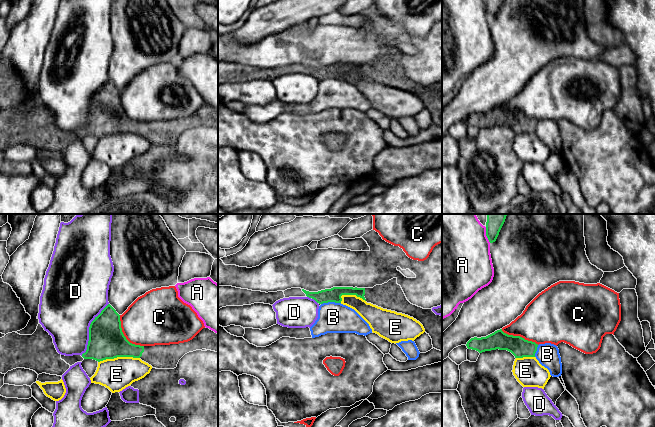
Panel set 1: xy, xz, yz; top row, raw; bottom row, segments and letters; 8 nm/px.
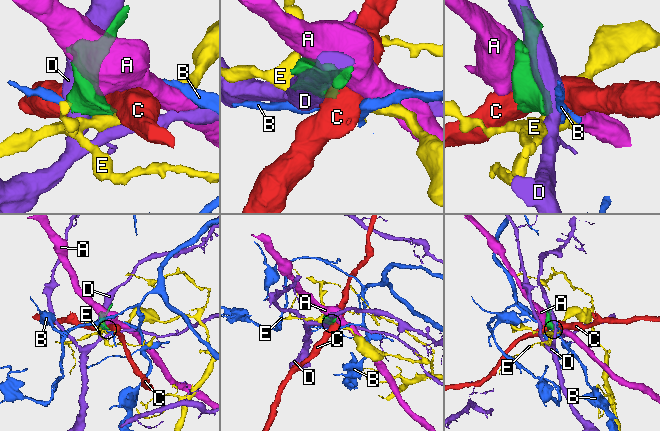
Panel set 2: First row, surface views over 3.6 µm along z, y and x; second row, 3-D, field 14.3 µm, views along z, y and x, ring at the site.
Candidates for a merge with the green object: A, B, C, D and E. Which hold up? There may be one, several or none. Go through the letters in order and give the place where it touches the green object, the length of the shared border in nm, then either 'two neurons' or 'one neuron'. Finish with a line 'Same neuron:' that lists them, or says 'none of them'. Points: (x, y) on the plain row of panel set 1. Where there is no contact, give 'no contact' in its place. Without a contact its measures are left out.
A: meets green in yz at (486, 11); contact 130 nm long; two neurons
B: meets green in xz at (330, 77); contact 160 nm long; two neurons
C: meets green in xy at (123, 111); contact 320 nm long; two neurons
D: meets green in xy at (89, 105); contact 480 nm long; two neurons
E: meets green in xy at (118, 132); contact 340 nm long; two neurons
Same neuron: none of them

